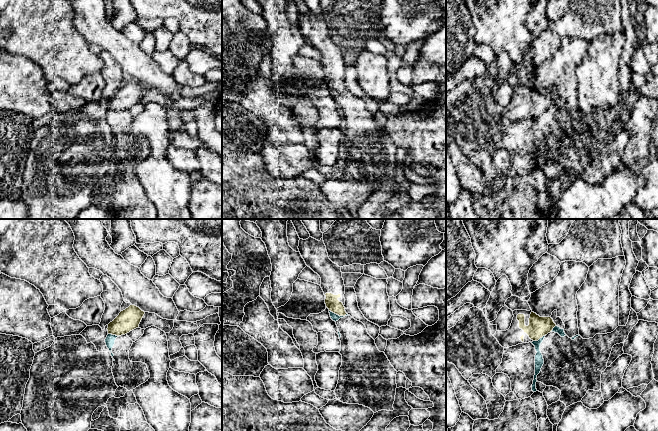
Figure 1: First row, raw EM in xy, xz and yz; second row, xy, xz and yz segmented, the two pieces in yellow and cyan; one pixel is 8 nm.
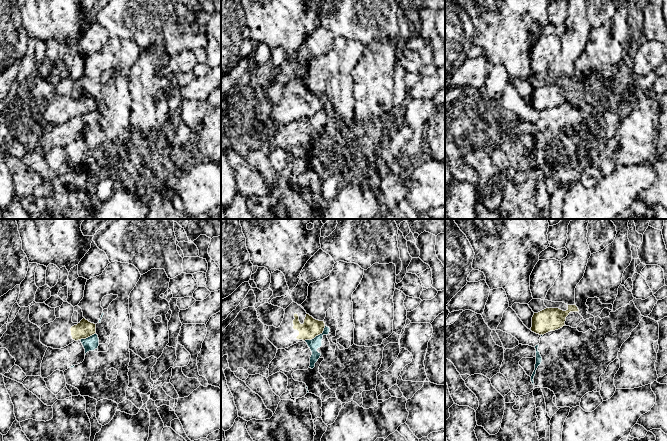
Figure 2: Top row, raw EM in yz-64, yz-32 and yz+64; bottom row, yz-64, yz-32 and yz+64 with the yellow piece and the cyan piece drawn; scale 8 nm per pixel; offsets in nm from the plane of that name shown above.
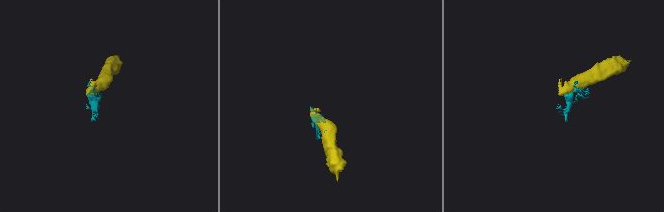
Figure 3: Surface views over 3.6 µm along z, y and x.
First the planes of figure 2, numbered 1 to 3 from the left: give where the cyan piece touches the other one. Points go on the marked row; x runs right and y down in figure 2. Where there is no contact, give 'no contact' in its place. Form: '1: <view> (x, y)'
1: yz-64 (87, 337)
2: yz-32 (316, 335)
3: no contact

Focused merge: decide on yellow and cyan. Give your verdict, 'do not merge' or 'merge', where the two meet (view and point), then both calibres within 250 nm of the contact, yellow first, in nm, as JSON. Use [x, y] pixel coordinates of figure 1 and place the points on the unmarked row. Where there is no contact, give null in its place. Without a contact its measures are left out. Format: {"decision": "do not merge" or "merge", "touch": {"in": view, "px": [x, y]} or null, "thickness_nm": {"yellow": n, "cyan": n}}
{"decision": "do not merge", "touch": {"in": "xz", "px": [338, 90]}, "thickness_nm": {"yellow": 110, "cyan": 60}}

